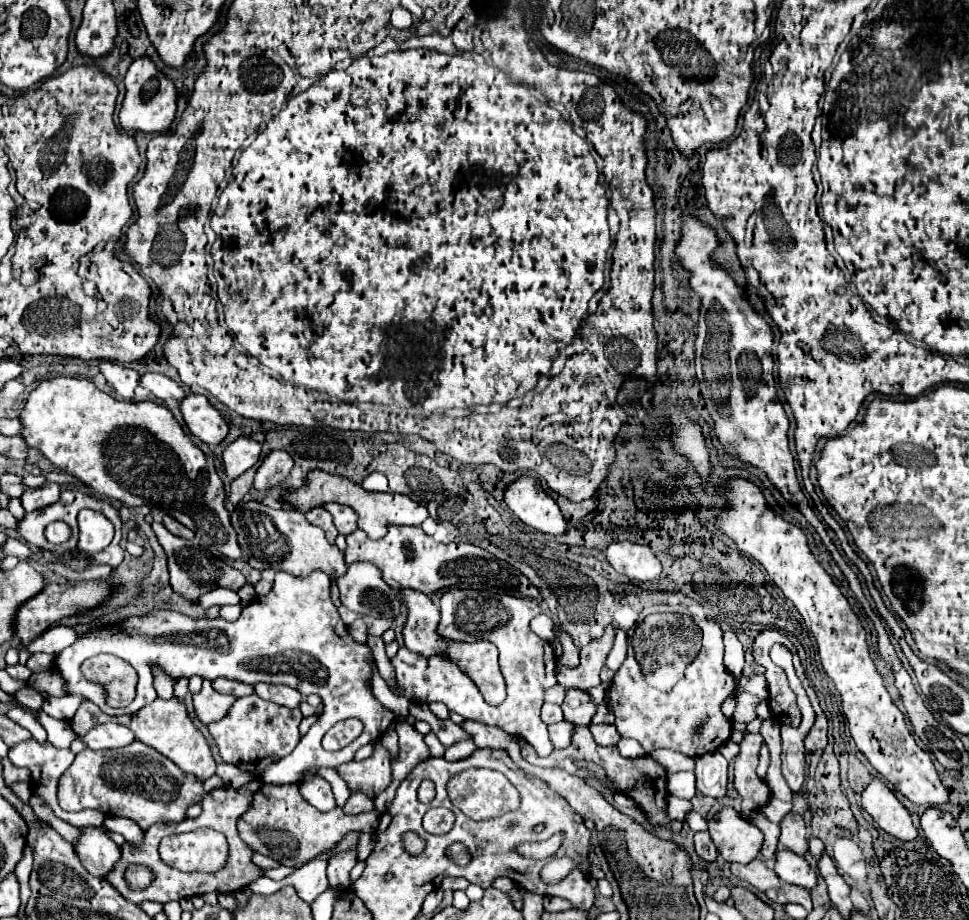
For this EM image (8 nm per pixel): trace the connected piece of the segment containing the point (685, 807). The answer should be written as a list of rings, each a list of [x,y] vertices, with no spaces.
[[[667,795],[667,817],[669,819],[679,819],[683,821],[685,819],[685,813],[691,809],[691,801],[685,801],[685,799],[679,799],[675,795]]]

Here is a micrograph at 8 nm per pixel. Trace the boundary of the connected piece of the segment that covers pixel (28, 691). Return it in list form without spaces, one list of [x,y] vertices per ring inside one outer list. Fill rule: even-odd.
[[[26,686],[15,693],[15,697],[21,705],[25,705],[31,709],[39,709],[43,702],[44,698],[41,694],[30,686]]]

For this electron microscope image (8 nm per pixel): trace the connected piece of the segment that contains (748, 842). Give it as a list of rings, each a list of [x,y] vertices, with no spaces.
[[[721,807],[709,817],[709,835],[725,861],[749,863],[759,855],[763,833],[733,807]]]

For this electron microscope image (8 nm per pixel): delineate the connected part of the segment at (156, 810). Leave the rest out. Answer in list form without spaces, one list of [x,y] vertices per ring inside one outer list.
[[[141,741],[121,749],[85,749],[75,755],[75,761],[57,783],[57,799],[65,811],[97,809],[103,815],[133,819],[145,831],[159,821],[183,821],[187,807],[195,801],[201,801],[203,795],[203,783],[195,779],[195,775],[179,771],[175,763]]]

